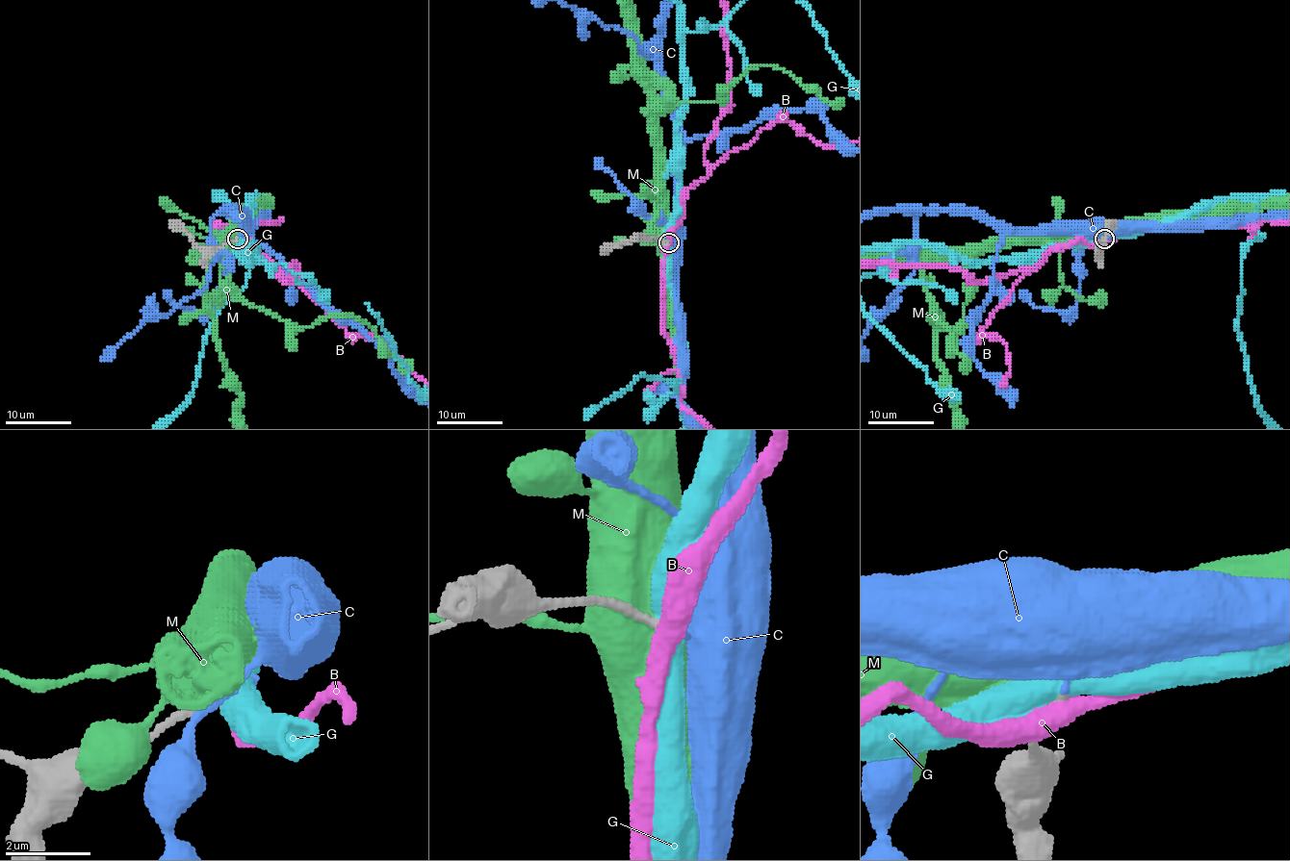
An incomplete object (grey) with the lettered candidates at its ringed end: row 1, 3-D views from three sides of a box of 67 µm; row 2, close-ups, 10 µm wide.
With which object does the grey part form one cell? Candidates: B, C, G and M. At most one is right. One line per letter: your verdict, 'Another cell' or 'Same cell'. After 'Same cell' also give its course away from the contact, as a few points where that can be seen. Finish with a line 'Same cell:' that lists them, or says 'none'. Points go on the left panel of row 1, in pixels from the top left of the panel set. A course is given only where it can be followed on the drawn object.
B: Another cell
C: Same cell
G: Another cell
M: Another cell
Same cell: C

